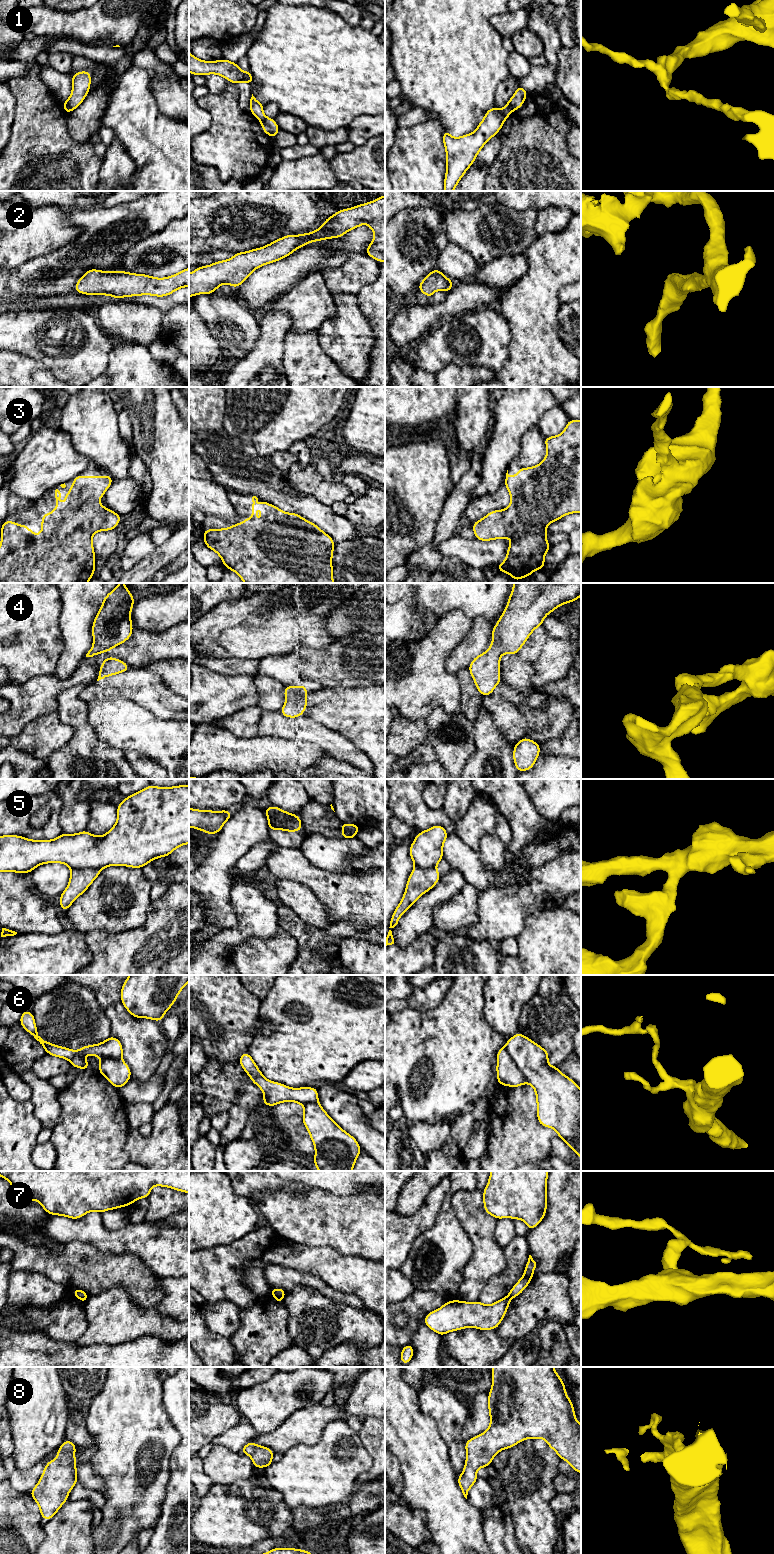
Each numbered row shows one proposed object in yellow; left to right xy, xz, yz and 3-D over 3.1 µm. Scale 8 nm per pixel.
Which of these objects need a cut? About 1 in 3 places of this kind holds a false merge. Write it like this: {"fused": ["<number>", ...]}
{"fused": ["1", "5", "6", "7"]}

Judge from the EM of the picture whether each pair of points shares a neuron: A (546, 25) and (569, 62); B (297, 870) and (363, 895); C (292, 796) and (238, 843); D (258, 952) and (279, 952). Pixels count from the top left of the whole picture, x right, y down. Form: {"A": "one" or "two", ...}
{"A": "two", "B": "one", "C": "two", "D": "one"}

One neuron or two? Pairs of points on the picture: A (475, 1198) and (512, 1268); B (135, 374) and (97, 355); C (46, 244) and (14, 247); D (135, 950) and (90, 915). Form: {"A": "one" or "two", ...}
{"A": "two", "B": "two", "C": "one", "D": "two"}

